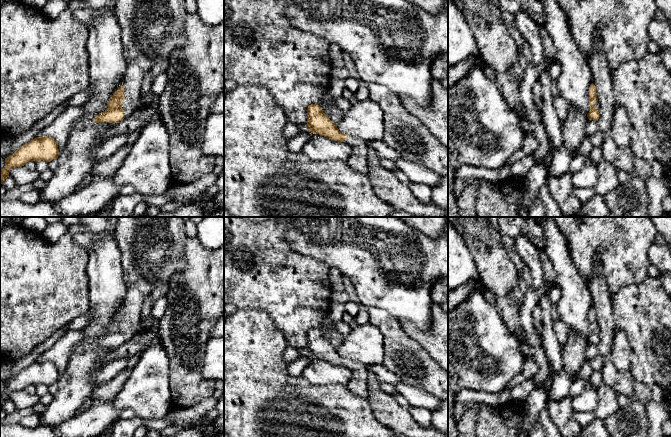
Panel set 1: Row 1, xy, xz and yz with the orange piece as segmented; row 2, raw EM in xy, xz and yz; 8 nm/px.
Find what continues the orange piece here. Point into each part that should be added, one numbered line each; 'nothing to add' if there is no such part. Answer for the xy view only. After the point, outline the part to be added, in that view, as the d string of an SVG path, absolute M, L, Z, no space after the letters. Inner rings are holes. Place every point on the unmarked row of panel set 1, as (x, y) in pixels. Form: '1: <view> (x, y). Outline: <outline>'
1: xy (152, 249). Outline: M116 217L115 240L121 253L126 296L123 309L125 324L121 327L125 342L139 329L144 300L159 282L168 284L173 275L184 270L185 221L181 217Z

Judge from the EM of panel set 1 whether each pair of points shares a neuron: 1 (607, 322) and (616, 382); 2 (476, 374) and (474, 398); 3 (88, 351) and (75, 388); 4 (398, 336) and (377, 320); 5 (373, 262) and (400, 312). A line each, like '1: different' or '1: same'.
1: same
2: different
3: same
4: same
5: same

